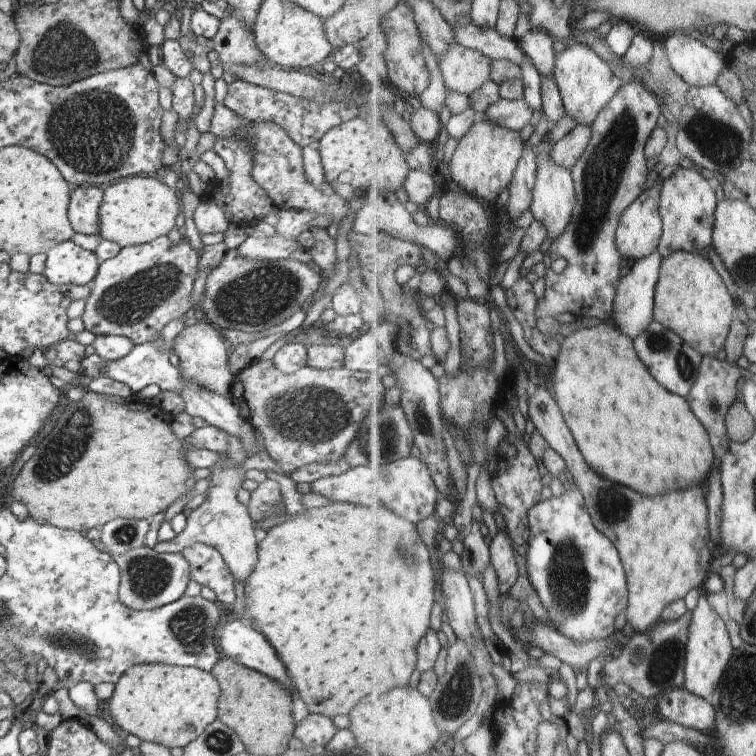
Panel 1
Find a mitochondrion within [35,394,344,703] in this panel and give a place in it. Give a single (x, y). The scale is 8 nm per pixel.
(191, 628)

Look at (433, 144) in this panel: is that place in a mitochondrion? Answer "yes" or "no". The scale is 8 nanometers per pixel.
no

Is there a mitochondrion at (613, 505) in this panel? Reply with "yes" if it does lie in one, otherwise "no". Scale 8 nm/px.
yes

